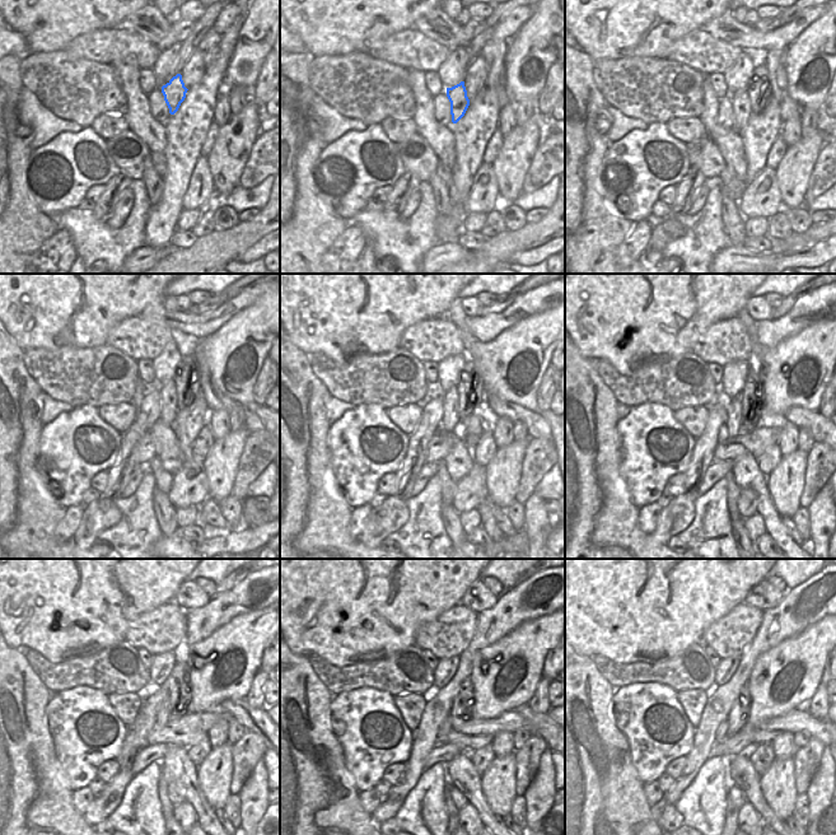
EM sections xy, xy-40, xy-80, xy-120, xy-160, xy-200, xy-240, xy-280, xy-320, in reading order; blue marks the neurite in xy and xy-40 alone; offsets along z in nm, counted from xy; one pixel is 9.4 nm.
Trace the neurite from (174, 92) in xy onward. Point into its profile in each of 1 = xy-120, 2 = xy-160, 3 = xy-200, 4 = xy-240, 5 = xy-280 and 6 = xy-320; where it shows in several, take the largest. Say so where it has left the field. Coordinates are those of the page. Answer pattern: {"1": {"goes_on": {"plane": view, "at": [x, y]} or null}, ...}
{"1": {"goes_on": {"plane": "xy-120", "at": [168, 393]}}, "2": {"goes_on": {"plane": "xy-160", "at": [449, 423]}}, "3": {"goes_on": {"plane": "xy-200", "at": [733, 405]}}, "4": {"goes_on": {"plane": "xy-240", "at": [163, 715]}}, "5": {"goes_on": {"plane": "xy-280", "at": [445, 726]}}, "6": {"goes_on": {"plane": "xy-320", "at": [720, 735]}}}

